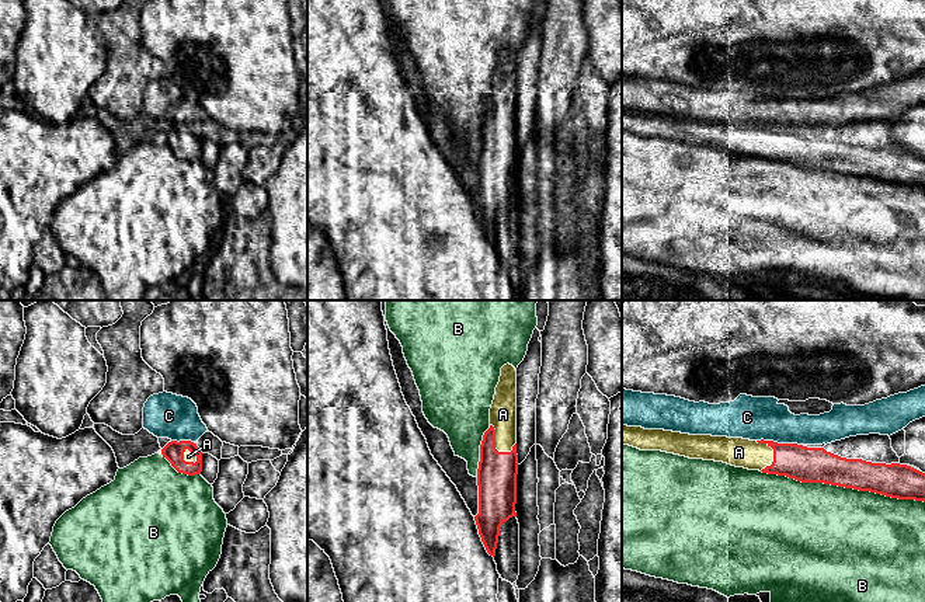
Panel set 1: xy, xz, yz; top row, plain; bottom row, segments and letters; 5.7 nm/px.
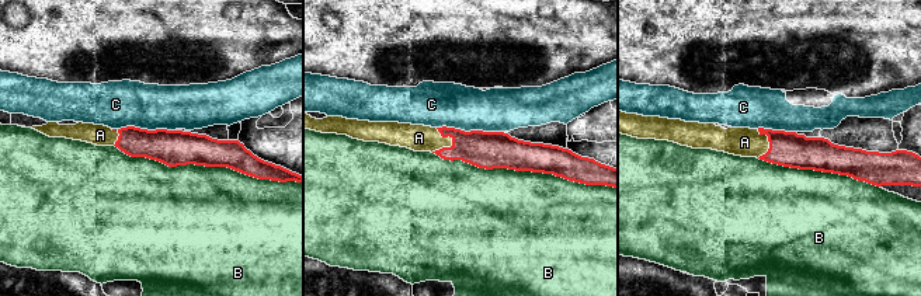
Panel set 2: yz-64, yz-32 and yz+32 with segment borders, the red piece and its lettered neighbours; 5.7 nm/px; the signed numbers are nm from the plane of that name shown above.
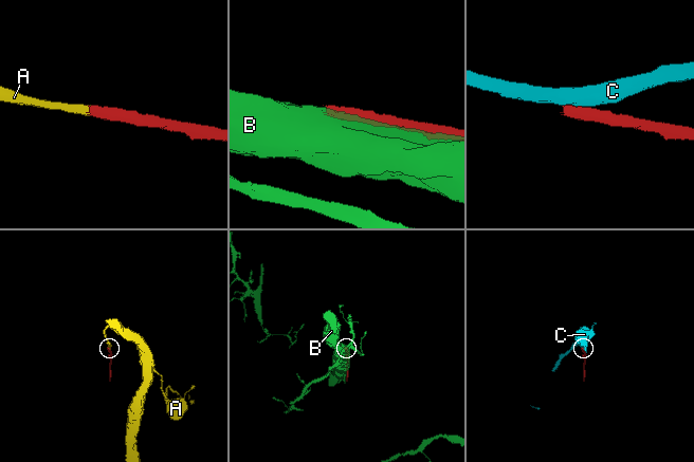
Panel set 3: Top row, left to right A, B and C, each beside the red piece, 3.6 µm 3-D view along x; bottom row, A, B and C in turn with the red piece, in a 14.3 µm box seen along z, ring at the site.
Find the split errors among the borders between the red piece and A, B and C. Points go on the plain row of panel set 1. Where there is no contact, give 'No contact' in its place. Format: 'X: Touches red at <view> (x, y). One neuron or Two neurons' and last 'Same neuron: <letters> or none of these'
A: Touches red at xz (494, 129). One neuron
B: Touches red at yz (842, 171). Two neurons
C: Touches red at yz (779, 129). Two neurons
Same neuron: A

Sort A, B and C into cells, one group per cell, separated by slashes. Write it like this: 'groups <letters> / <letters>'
groups A / B / C

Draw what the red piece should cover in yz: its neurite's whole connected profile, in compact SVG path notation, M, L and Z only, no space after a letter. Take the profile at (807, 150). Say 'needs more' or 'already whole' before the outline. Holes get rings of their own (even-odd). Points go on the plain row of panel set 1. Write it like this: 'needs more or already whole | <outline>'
needs more | M622 111L622 131L723 147L736 153L925 188L925 159L900 149L846 145L824 133L743 123L689 121Z

